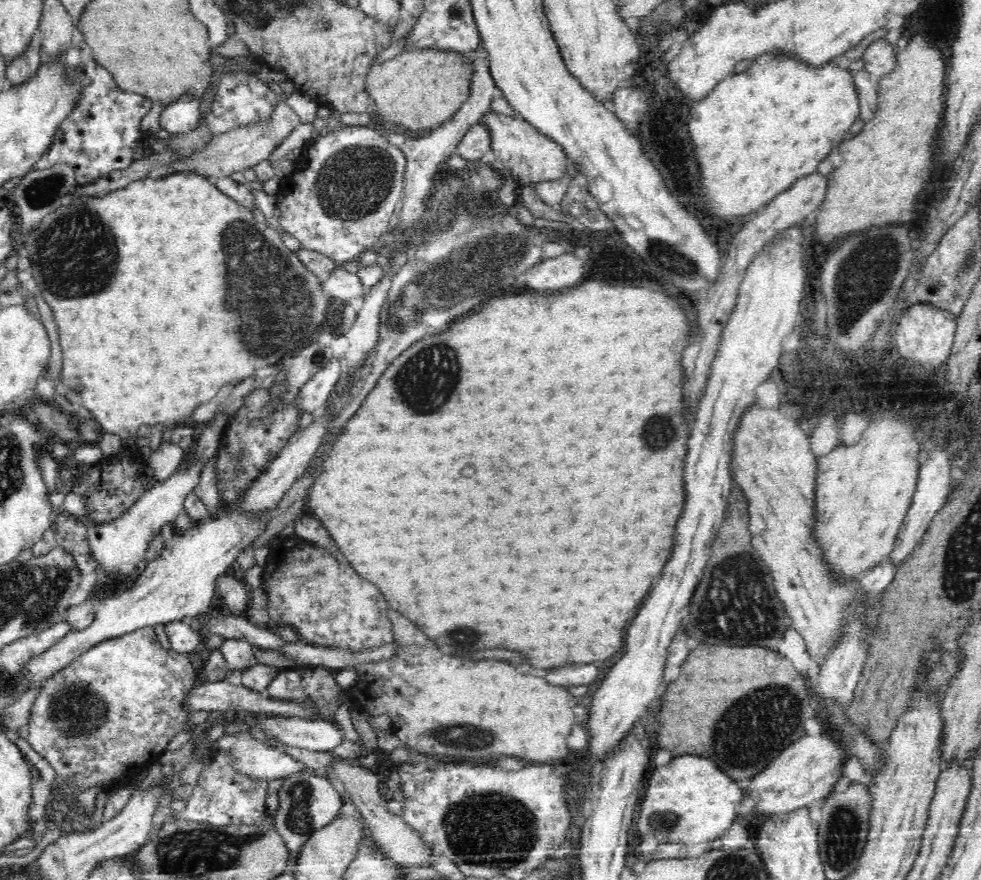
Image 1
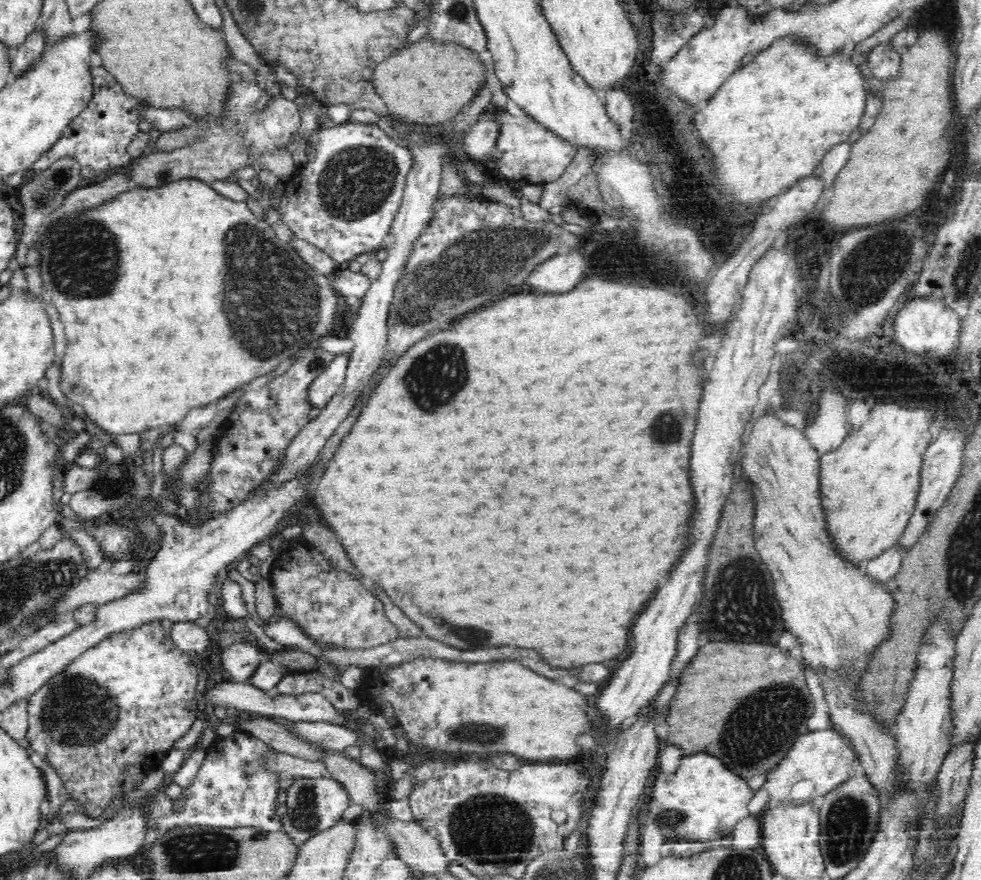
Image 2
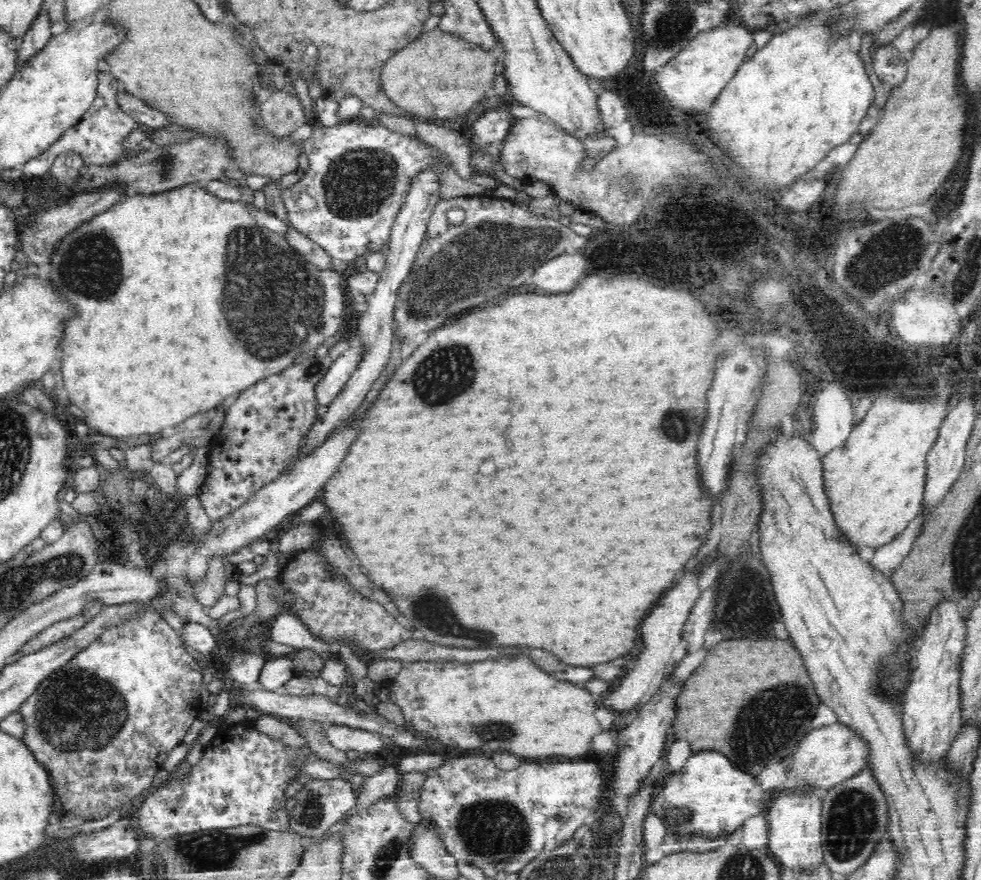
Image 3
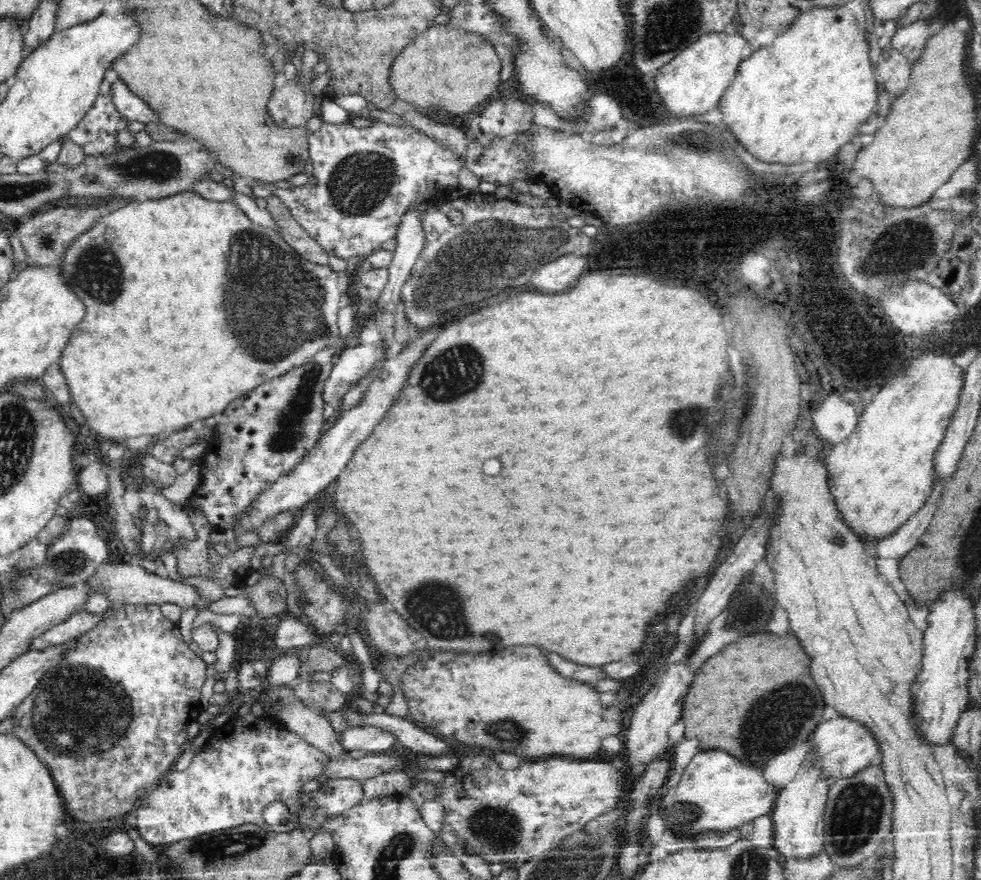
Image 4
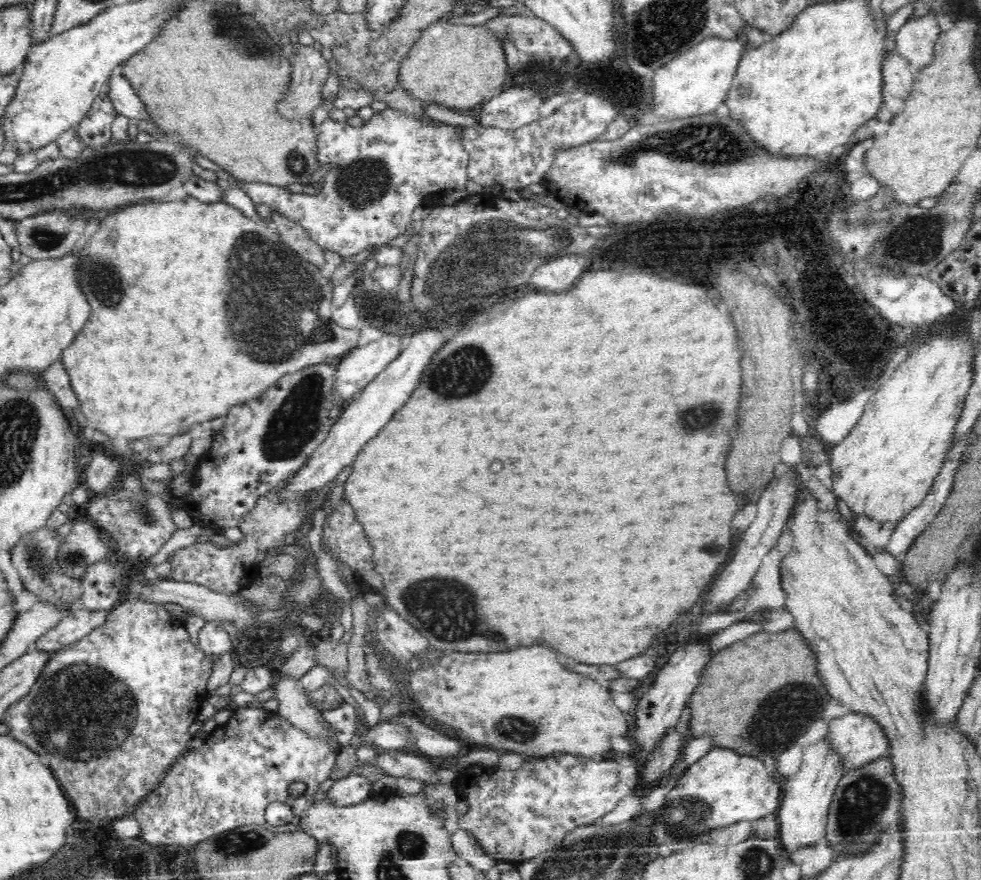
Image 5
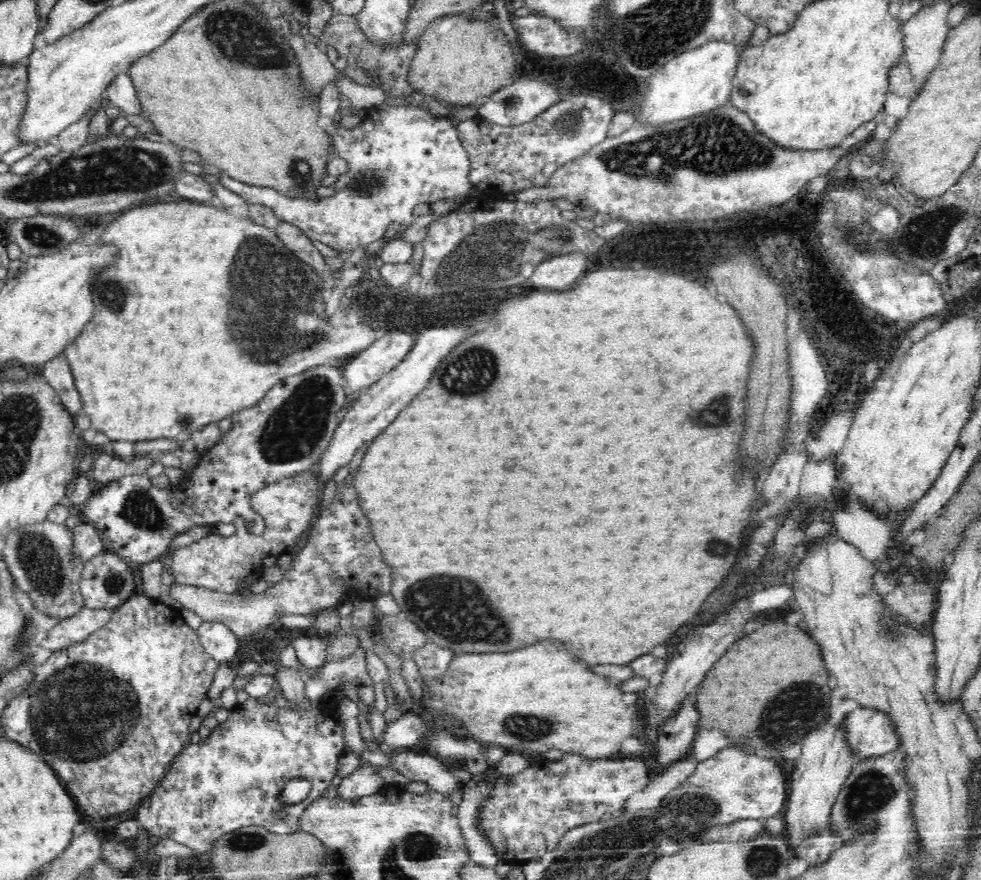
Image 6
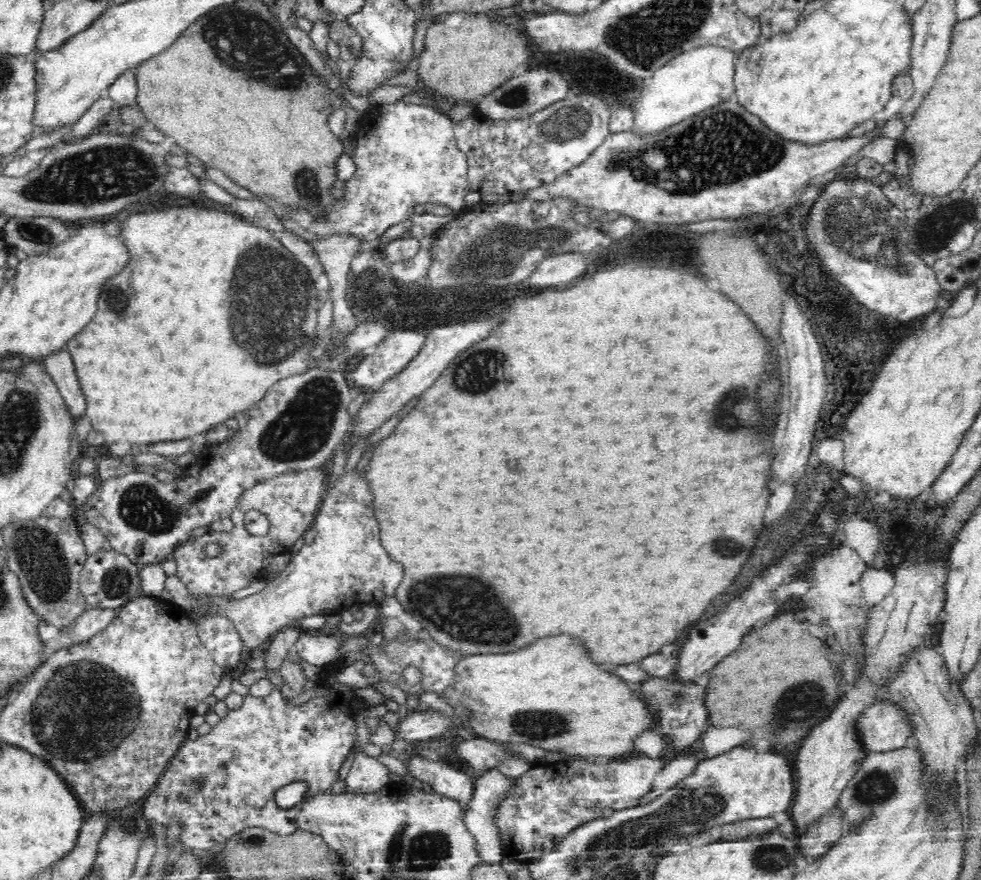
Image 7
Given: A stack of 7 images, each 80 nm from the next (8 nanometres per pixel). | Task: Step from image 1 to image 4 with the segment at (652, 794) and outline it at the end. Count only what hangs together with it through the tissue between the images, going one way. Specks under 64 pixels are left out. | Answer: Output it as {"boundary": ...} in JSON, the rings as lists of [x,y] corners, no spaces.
{"boundary":[[[720,749],[702,751],[692,758],[680,783],[670,785],[662,797],[660,816],[676,836],[702,834],[706,830],[726,832],[773,812],[780,788],[766,781],[764,770],[752,762],[730,756]]]}

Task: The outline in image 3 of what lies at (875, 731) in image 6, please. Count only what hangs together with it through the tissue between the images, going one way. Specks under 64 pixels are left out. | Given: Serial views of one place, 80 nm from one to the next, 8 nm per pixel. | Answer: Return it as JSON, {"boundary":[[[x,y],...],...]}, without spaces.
{"boundary":[[[837,721],[830,726],[813,728],[802,738],[800,748],[792,755],[794,768],[790,770],[790,779],[782,791],[788,792],[802,788],[802,785],[813,784],[818,785],[821,791],[827,792],[834,788],[834,785],[856,776],[860,769],[868,767],[870,743],[854,727]]]}

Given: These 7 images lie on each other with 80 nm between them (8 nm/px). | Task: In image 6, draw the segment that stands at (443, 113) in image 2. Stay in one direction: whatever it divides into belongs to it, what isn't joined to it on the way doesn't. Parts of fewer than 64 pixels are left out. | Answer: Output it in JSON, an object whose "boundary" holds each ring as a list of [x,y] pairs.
{"boundary":[[[454,13],[434,19],[418,40],[418,48],[410,68],[407,81],[416,91],[423,93],[426,99],[438,99],[443,104],[472,106],[476,101],[484,100],[500,90],[513,76],[514,68],[520,60],[519,42],[510,42],[506,32],[499,25],[476,15]]]}

